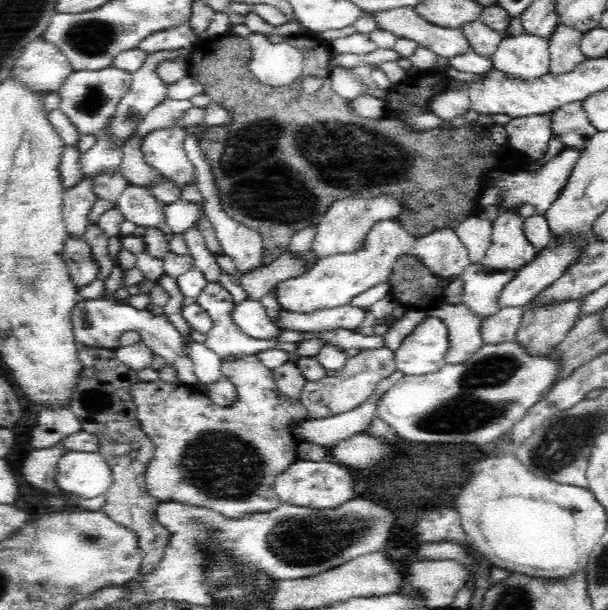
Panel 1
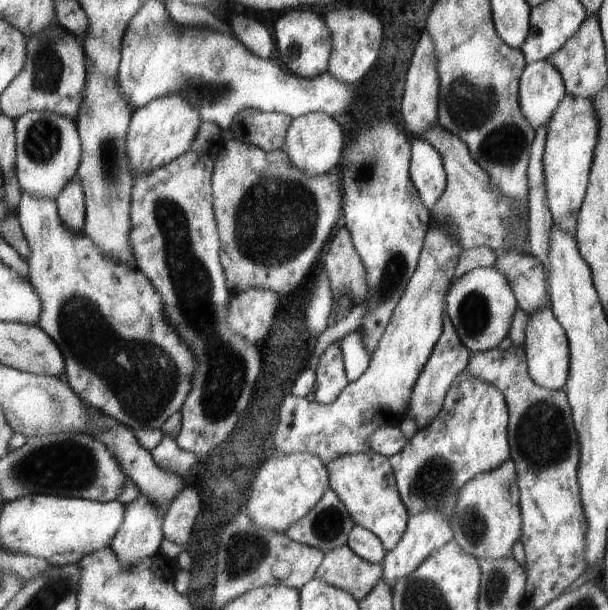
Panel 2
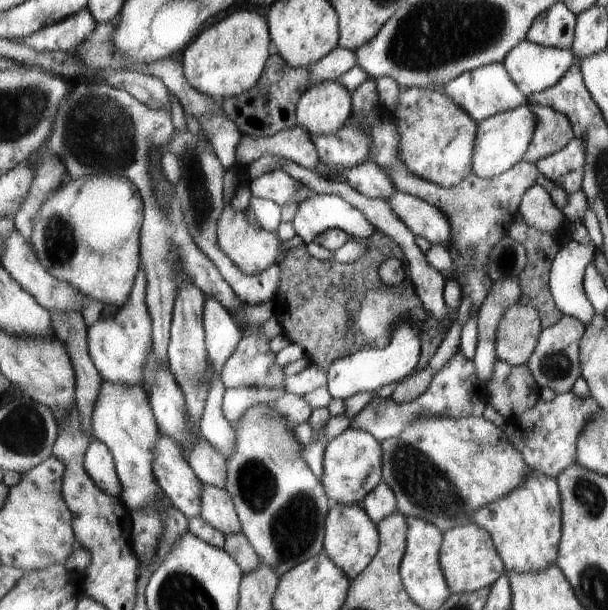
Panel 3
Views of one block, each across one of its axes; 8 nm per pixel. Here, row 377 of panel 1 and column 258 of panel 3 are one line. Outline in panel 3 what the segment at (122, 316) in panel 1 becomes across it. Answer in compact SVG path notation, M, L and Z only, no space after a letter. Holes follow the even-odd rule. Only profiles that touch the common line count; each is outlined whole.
M273 170L271 174L264 174L256 178L251 183L251 190L255 196L272 200L281 208L285 208L291 202L297 202L301 208L303 202L315 196L315 192L309 186L295 180L284 170Z

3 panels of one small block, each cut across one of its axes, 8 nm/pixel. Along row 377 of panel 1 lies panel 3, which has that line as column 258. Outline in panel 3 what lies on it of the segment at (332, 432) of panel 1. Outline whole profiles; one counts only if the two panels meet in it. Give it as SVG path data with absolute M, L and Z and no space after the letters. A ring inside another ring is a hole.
M257 386L227 389L223 401L225 418L235 425L239 418L243 418L247 408L253 408L259 402L279 400L287 393L287 390L281 388L257 388Z

